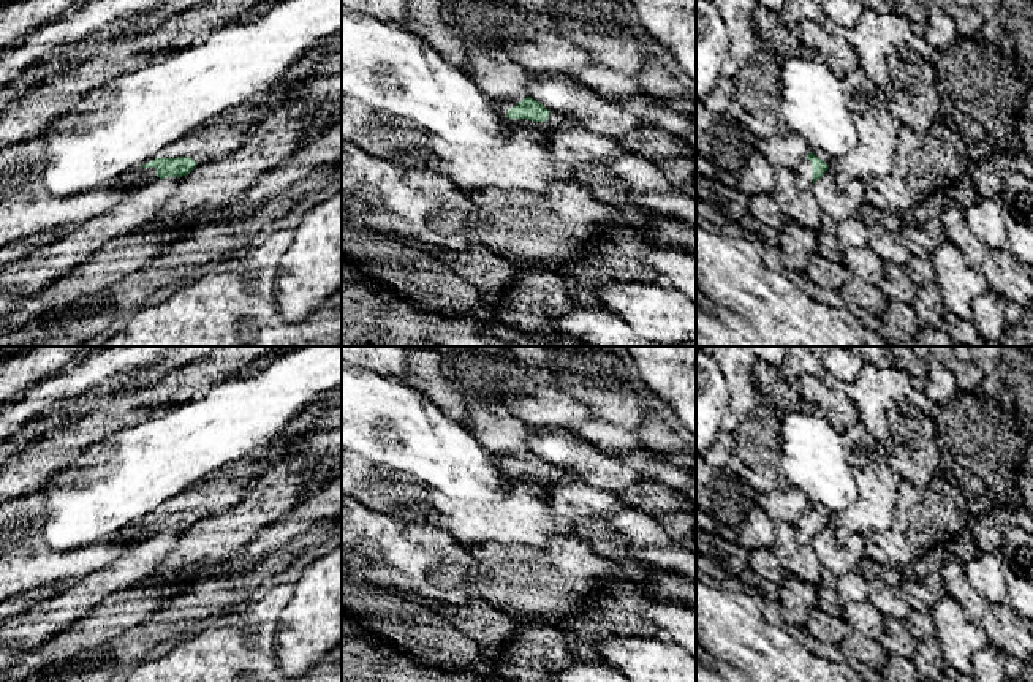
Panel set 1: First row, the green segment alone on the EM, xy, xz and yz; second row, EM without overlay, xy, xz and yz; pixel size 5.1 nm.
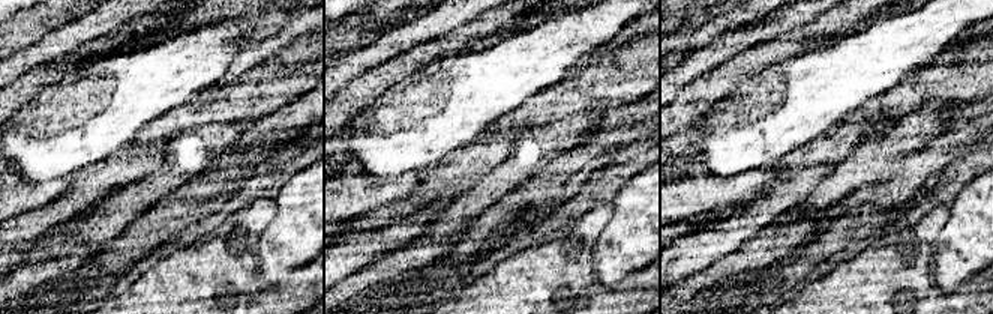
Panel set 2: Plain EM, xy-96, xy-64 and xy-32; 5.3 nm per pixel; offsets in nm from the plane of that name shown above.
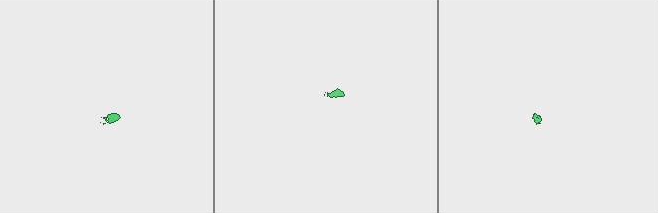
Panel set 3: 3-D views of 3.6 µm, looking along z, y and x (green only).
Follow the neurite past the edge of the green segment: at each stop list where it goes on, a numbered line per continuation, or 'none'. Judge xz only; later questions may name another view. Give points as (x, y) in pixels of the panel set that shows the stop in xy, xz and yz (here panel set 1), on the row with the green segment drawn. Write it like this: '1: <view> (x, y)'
1: xz (503, 105)
2: xz (554, 121)

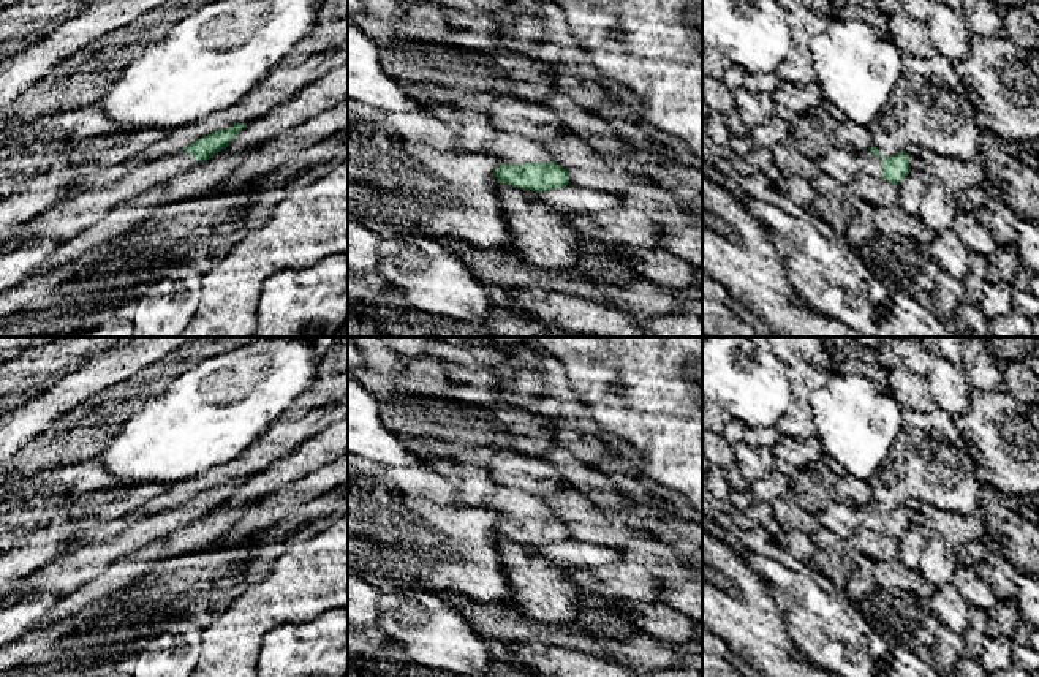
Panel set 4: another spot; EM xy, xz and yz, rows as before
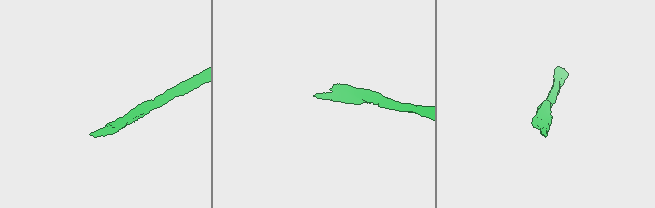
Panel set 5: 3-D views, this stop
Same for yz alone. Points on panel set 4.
1: yz (868, 163)

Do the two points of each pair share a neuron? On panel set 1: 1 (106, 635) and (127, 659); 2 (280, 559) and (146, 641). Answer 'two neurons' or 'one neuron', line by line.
1: two neurons
2: one neuron

